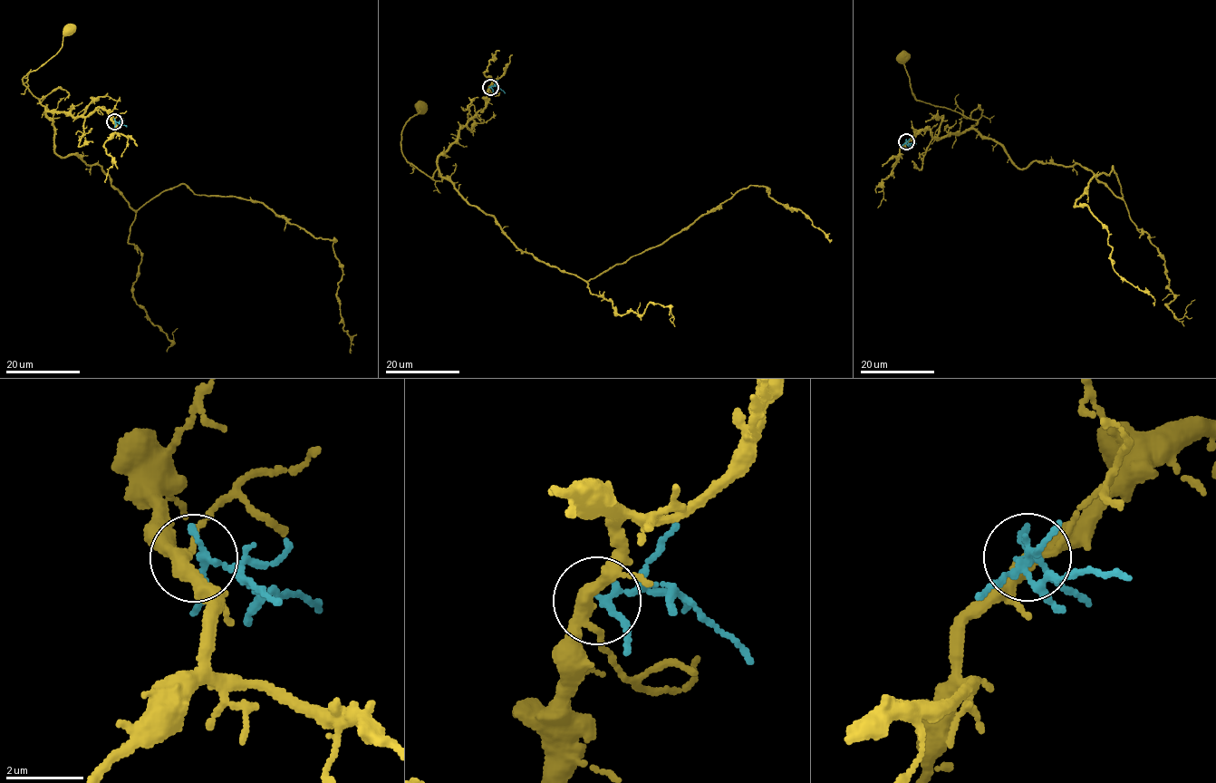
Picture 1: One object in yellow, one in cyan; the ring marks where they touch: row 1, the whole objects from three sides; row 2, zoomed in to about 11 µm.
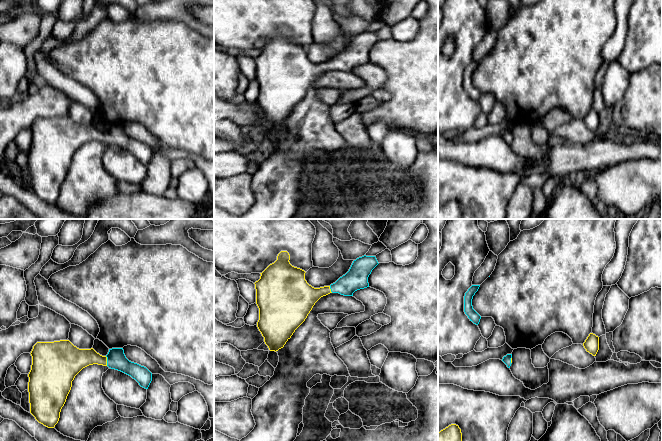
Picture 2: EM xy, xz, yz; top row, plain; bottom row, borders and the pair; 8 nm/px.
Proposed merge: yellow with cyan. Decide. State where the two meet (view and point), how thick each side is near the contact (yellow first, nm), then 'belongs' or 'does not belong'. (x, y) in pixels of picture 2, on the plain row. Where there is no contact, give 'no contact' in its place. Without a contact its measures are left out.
contact xy (106, 137); calibres 190 and 160 nm; belongs

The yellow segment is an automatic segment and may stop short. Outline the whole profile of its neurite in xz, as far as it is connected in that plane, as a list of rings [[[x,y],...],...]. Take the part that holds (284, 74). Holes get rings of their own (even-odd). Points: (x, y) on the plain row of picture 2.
[[[281,27],[277,36],[270,40],[261,50],[260,55],[256,57],[256,80],[259,84],[259,96],[257,103],[264,113],[264,118],[270,127],[278,127],[283,124],[286,118],[291,114],[295,106],[305,97],[315,79],[323,72],[330,69],[339,69],[344,72],[353,72],[357,66],[369,63],[368,53],[372,46],[379,40],[375,32],[362,32],[353,37],[349,47],[340,53],[330,62],[314,64],[305,56],[305,47],[290,40],[290,31],[287,27]]]

